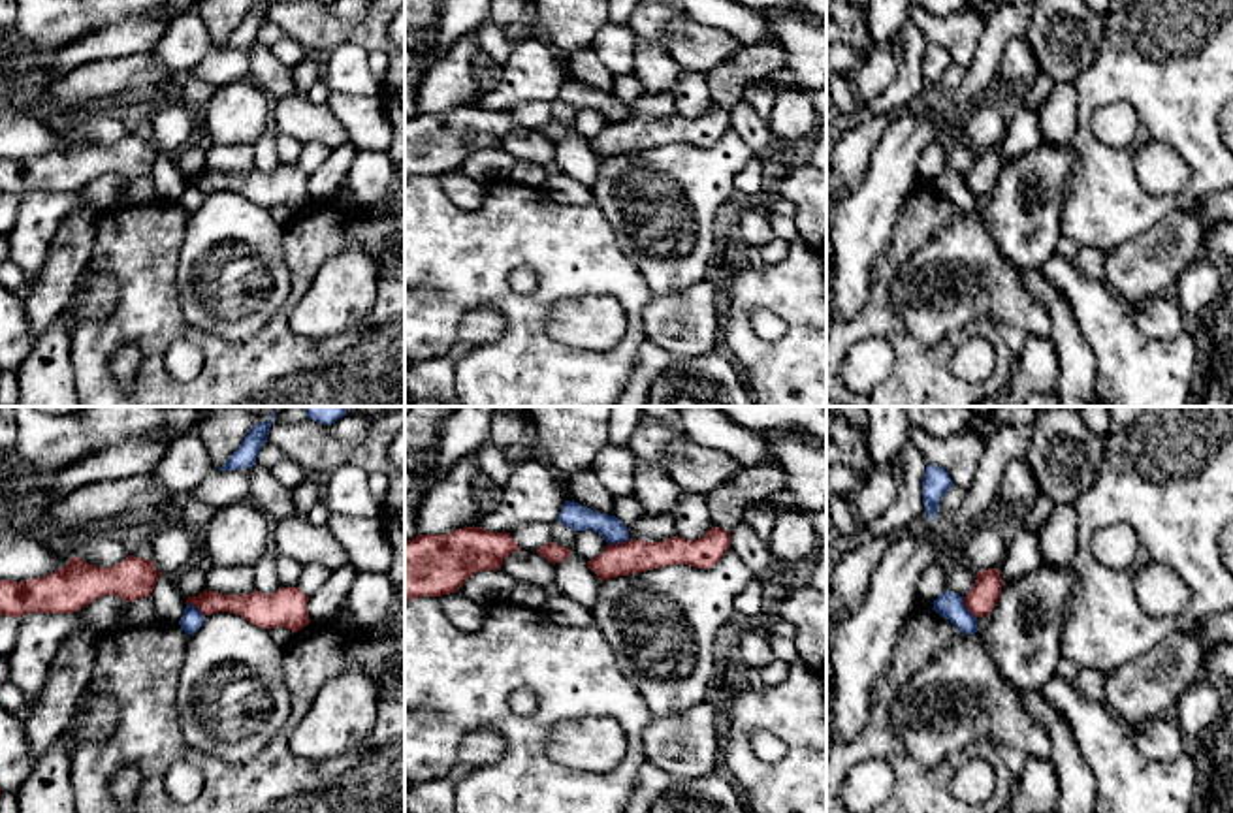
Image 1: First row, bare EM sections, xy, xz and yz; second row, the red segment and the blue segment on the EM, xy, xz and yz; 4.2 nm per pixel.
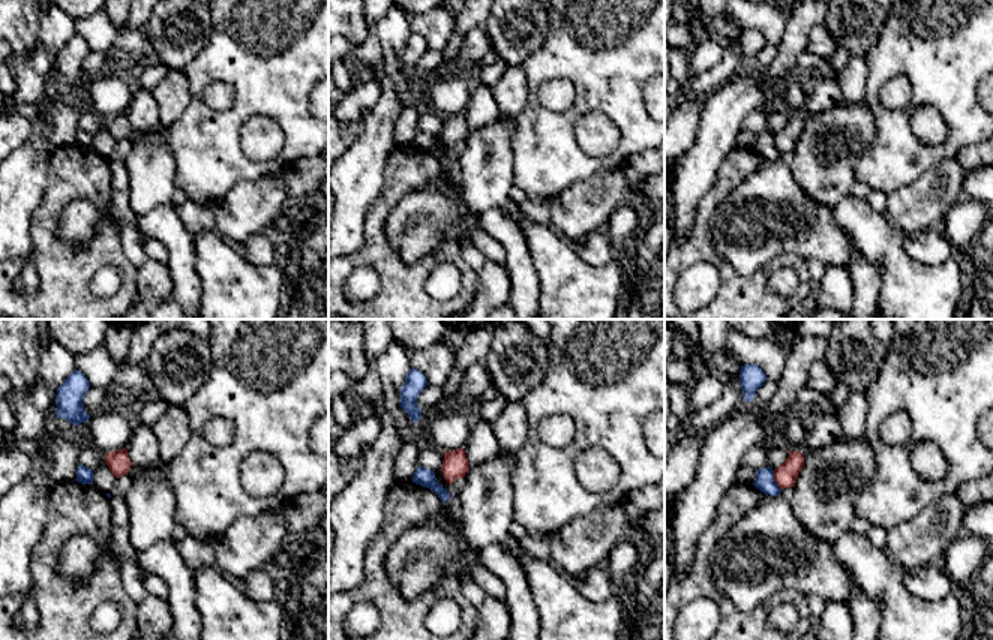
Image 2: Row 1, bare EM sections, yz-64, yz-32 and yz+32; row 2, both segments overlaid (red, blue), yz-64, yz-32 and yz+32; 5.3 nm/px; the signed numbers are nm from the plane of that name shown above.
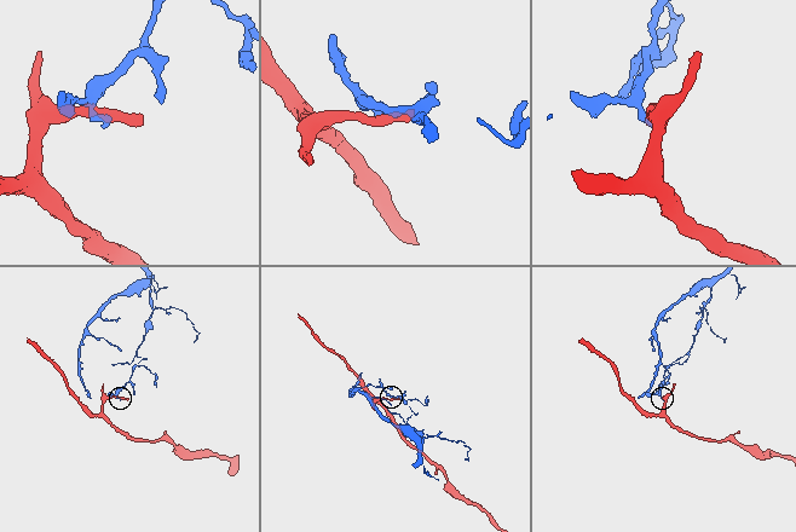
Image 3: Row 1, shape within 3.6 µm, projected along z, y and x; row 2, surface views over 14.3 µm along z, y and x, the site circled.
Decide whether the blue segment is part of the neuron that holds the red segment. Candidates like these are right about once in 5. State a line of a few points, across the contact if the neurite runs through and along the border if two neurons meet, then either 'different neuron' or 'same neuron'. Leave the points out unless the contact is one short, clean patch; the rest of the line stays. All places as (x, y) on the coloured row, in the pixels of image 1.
yz (962, 597), (962, 603), (976, 618) | different neuron

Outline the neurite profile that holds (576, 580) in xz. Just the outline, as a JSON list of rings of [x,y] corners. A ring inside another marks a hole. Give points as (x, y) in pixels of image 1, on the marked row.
[[[553,521],[550,527],[550,542],[570,550],[570,555],[565,561],[555,563],[557,585],[561,589],[561,595],[593,610],[599,597],[600,580],[587,566],[587,561],[574,551],[576,531],[559,521]]]

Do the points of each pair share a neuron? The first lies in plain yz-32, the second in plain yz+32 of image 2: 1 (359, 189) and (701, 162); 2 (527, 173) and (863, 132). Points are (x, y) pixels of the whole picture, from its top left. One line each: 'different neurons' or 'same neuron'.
1: same neuron
2: different neurons

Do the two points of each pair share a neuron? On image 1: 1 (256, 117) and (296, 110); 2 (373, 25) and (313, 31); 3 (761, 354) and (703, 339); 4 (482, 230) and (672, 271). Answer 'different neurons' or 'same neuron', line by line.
1: different neurons
2: same neuron
3: different neurons
4: different neurons

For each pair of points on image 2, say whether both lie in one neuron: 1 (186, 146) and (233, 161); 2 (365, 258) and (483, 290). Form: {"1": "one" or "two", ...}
{"1": "one", "2": "two"}

